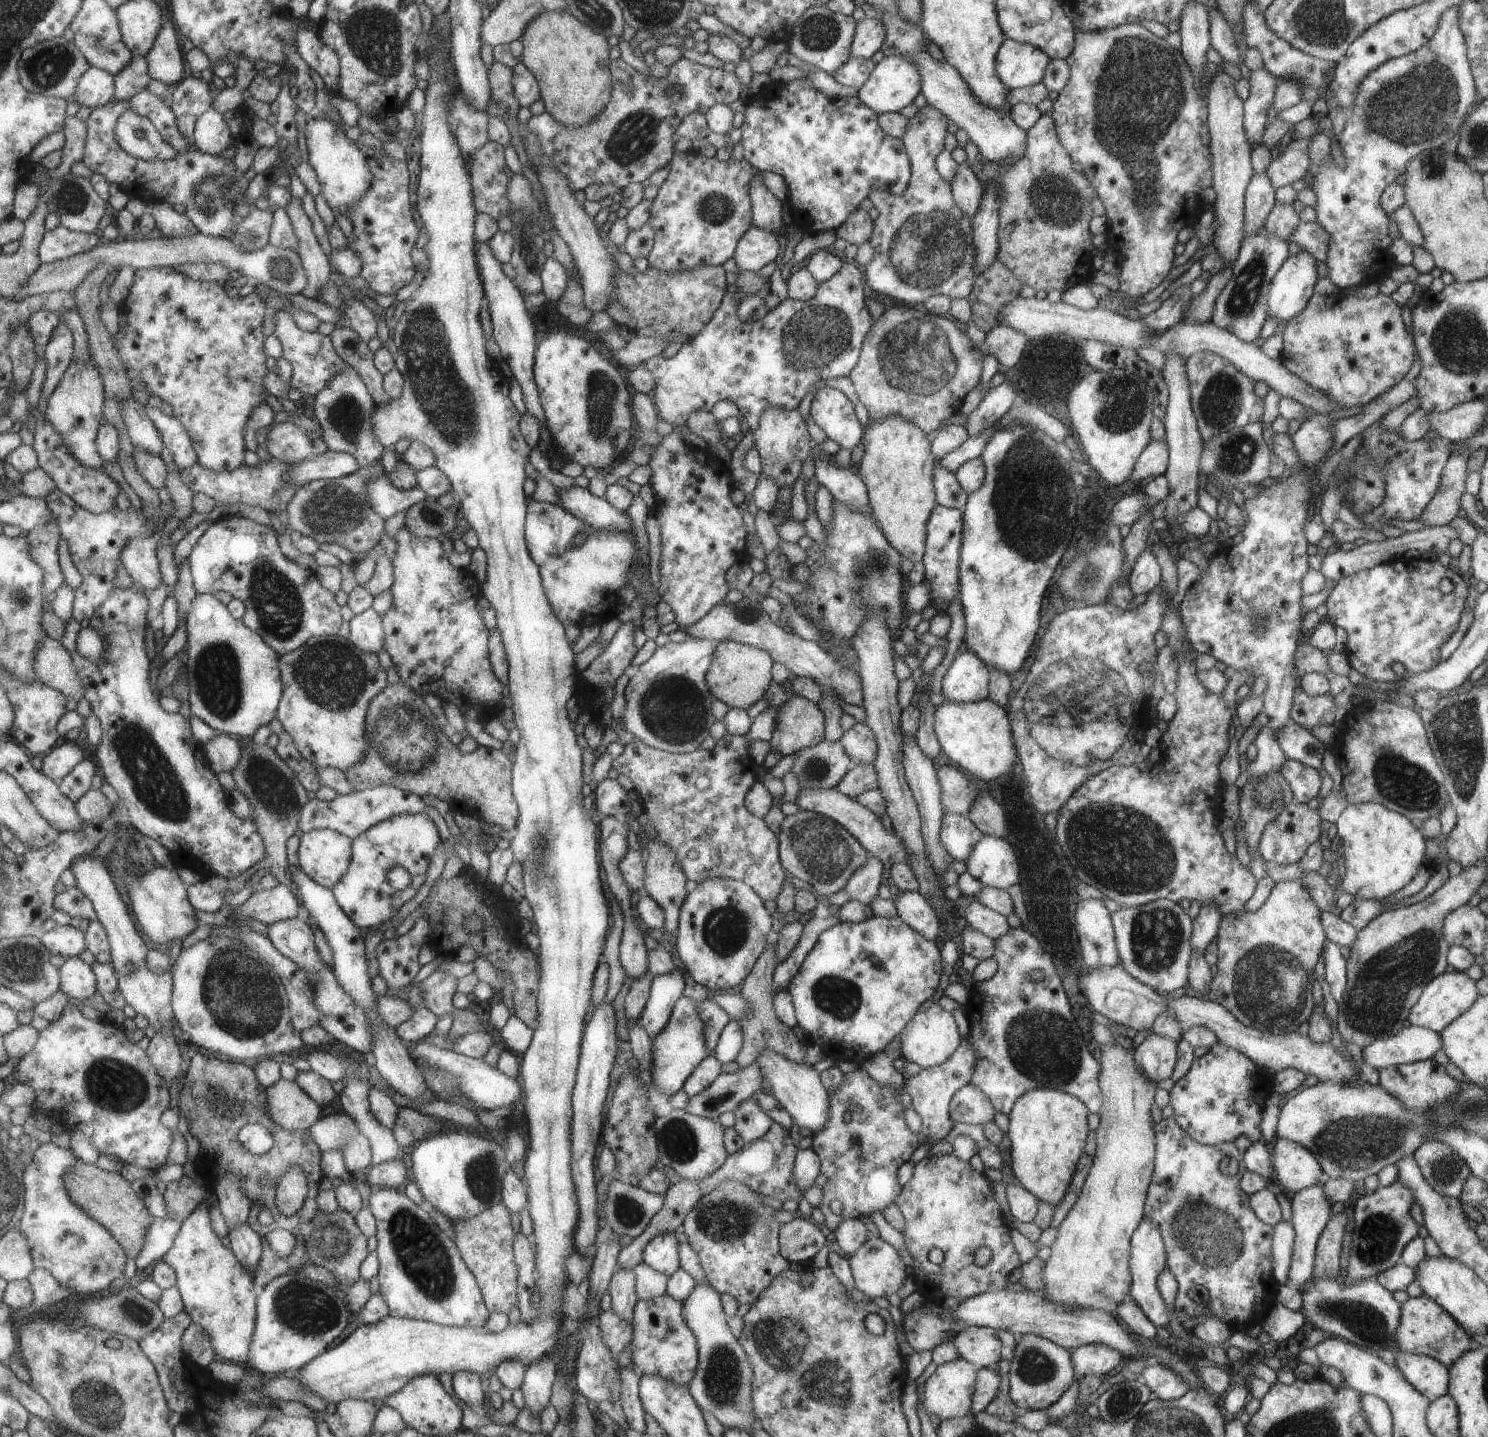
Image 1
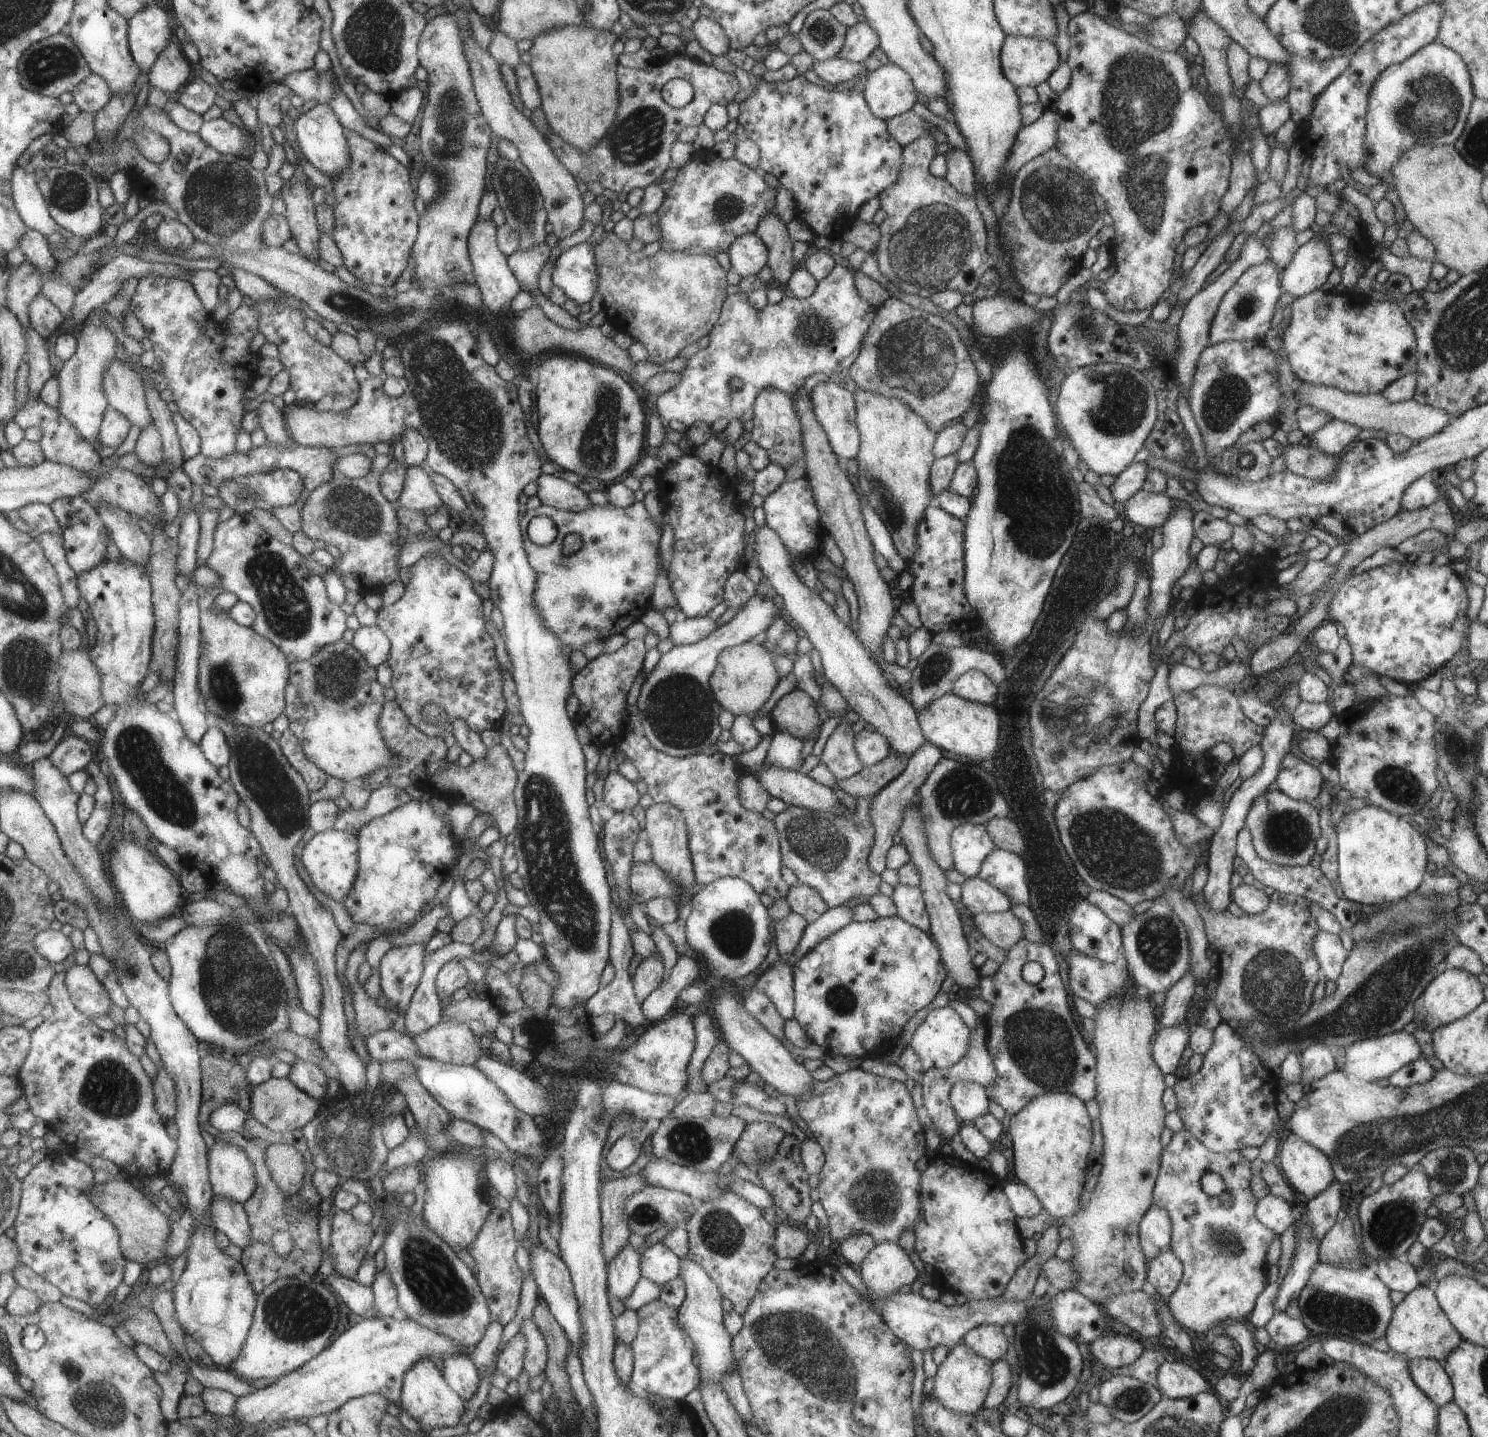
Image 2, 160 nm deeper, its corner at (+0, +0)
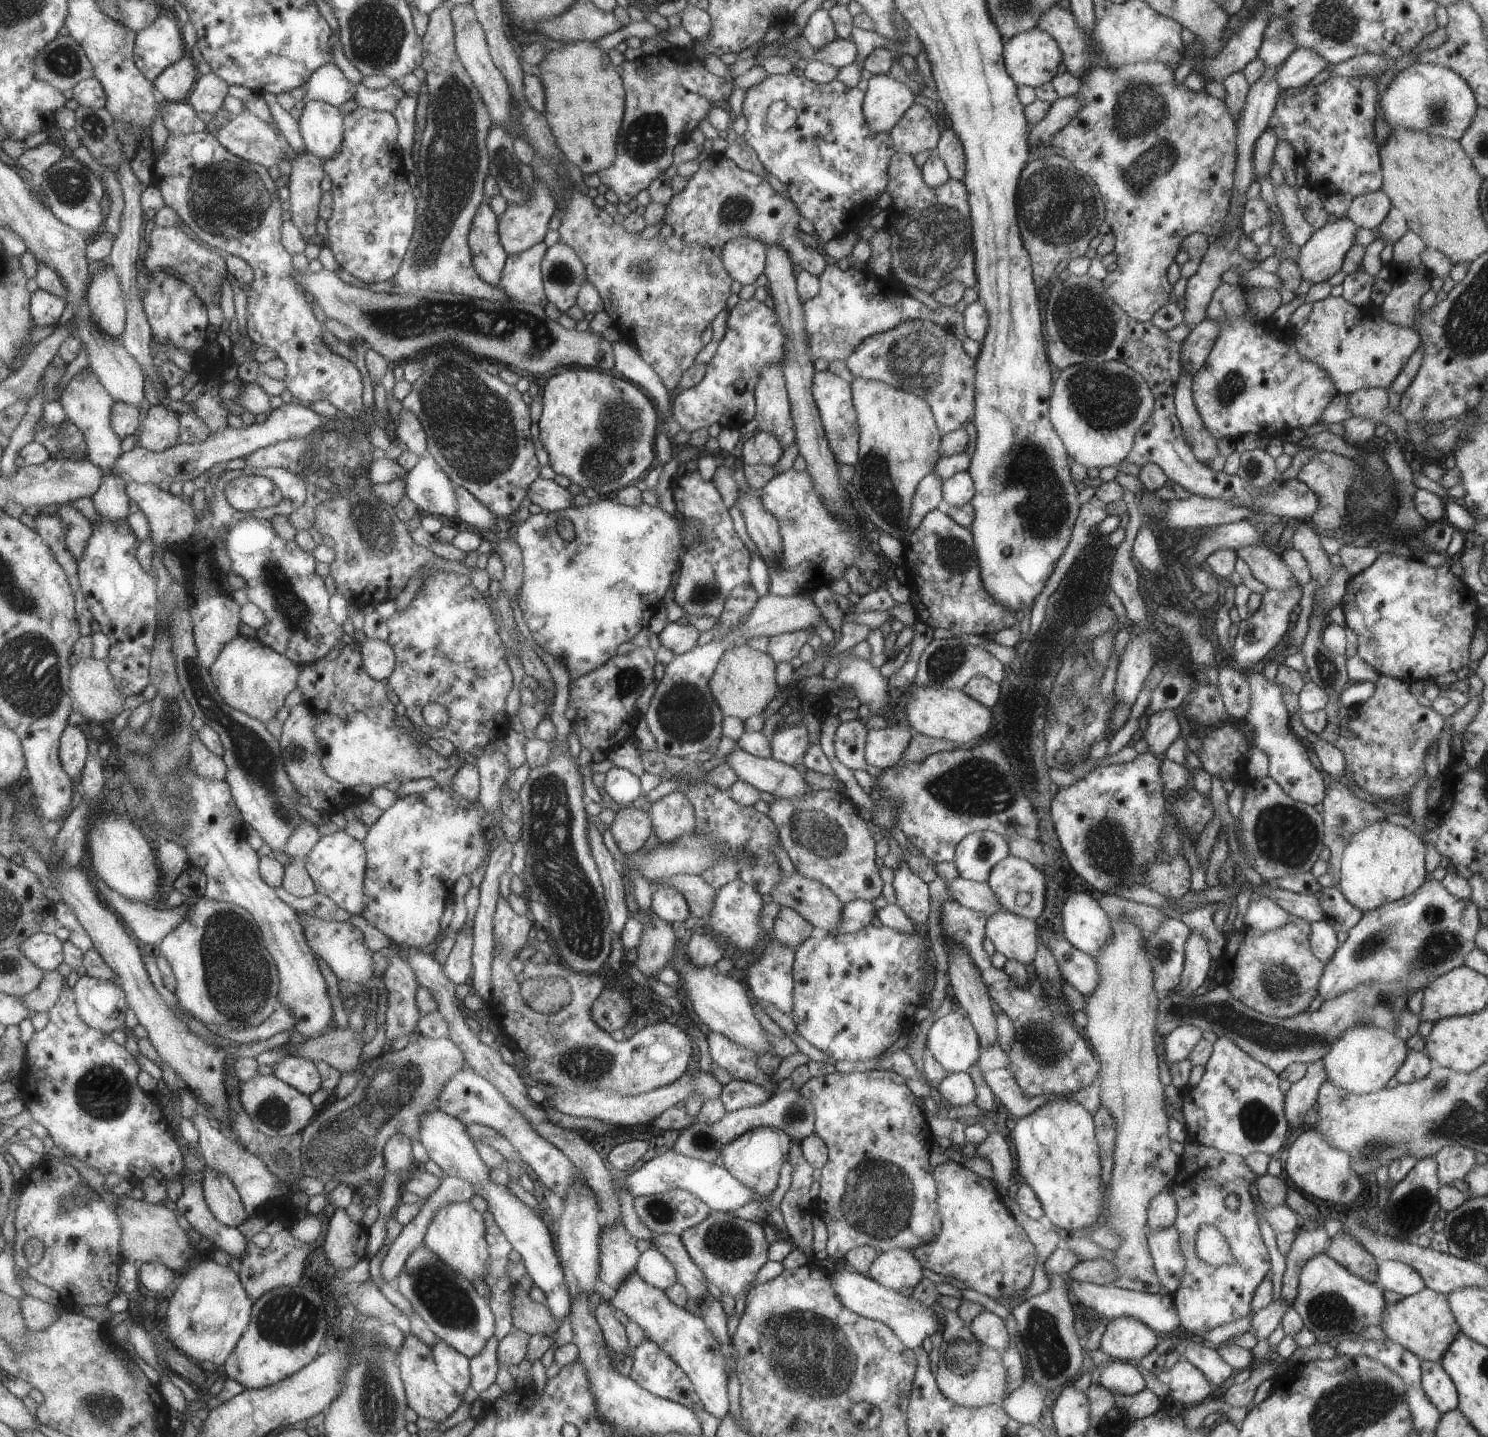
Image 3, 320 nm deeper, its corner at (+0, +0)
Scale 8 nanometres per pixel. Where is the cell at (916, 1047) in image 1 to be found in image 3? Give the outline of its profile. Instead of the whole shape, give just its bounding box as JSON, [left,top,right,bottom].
[926,1011,979,1072]

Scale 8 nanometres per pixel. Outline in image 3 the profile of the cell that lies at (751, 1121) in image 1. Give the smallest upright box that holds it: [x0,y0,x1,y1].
[720,1127,788,1196]

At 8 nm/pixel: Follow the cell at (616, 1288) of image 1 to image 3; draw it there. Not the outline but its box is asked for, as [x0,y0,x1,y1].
[597,1221,639,1290]

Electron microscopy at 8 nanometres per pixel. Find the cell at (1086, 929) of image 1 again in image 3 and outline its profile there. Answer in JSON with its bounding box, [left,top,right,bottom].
[1062,889,1111,956]

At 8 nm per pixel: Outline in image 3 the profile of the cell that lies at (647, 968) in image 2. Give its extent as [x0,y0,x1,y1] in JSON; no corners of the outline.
[633,910,676,976]

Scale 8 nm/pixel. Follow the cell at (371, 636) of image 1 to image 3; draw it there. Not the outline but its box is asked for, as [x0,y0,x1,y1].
[359,637,394,682]

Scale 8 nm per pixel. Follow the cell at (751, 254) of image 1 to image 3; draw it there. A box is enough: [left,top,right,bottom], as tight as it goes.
[721,237,768,285]

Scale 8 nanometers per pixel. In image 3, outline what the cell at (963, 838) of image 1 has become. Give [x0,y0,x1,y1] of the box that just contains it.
[953,831,1009,883]

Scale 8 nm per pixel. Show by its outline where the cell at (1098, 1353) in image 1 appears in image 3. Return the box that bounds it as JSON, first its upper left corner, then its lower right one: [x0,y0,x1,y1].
[1098,1315,1157,1363]

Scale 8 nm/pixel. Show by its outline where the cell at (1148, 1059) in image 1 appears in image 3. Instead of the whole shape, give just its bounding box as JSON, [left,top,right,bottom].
[1163,1025,1201,1063]

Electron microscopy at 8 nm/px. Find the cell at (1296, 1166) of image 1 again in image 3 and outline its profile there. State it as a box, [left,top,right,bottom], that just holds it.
[1283,1128,1363,1208]

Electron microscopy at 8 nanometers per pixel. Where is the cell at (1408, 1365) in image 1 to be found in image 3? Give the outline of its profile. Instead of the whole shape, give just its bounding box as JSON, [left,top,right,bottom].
[1420,1361,1457,1415]

